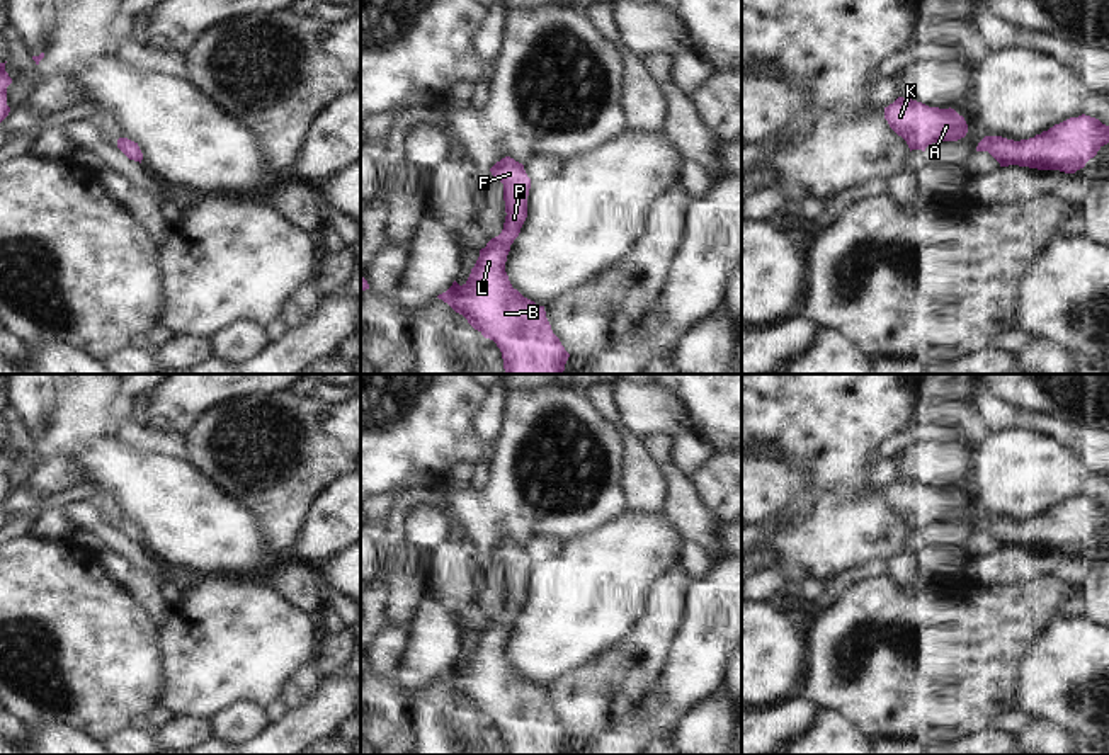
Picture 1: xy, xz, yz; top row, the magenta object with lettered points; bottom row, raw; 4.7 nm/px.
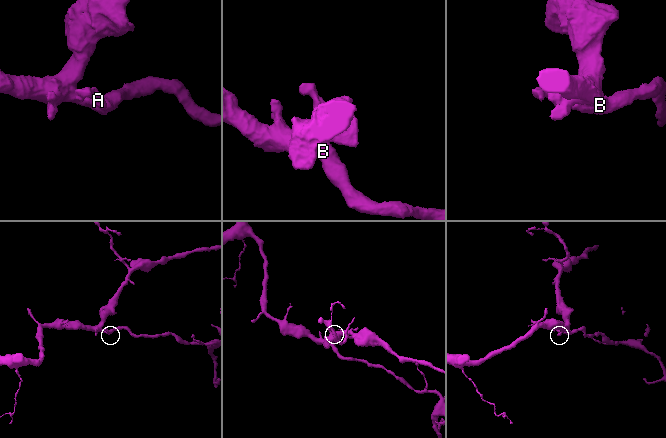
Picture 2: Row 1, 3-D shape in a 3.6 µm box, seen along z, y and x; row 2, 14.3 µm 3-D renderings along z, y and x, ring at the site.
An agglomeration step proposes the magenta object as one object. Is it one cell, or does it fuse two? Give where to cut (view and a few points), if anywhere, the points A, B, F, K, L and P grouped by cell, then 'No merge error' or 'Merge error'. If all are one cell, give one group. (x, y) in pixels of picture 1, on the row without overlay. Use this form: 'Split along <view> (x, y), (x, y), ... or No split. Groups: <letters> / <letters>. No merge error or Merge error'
No split. Groups: A B F K L P. No merge error.

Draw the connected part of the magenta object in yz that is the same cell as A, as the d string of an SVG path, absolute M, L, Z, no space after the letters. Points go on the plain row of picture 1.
M903 478L884 488L884 500L907 522L910 532L925 532L939 522L958 522L968 514L964 498L954 490L929 488Z

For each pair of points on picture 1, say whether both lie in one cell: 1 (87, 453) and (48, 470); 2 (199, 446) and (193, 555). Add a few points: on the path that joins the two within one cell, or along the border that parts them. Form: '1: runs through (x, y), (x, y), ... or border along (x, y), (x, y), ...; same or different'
1: border along (65, 454), (90, 480); different
2: border along (186, 459), (230, 493); different

